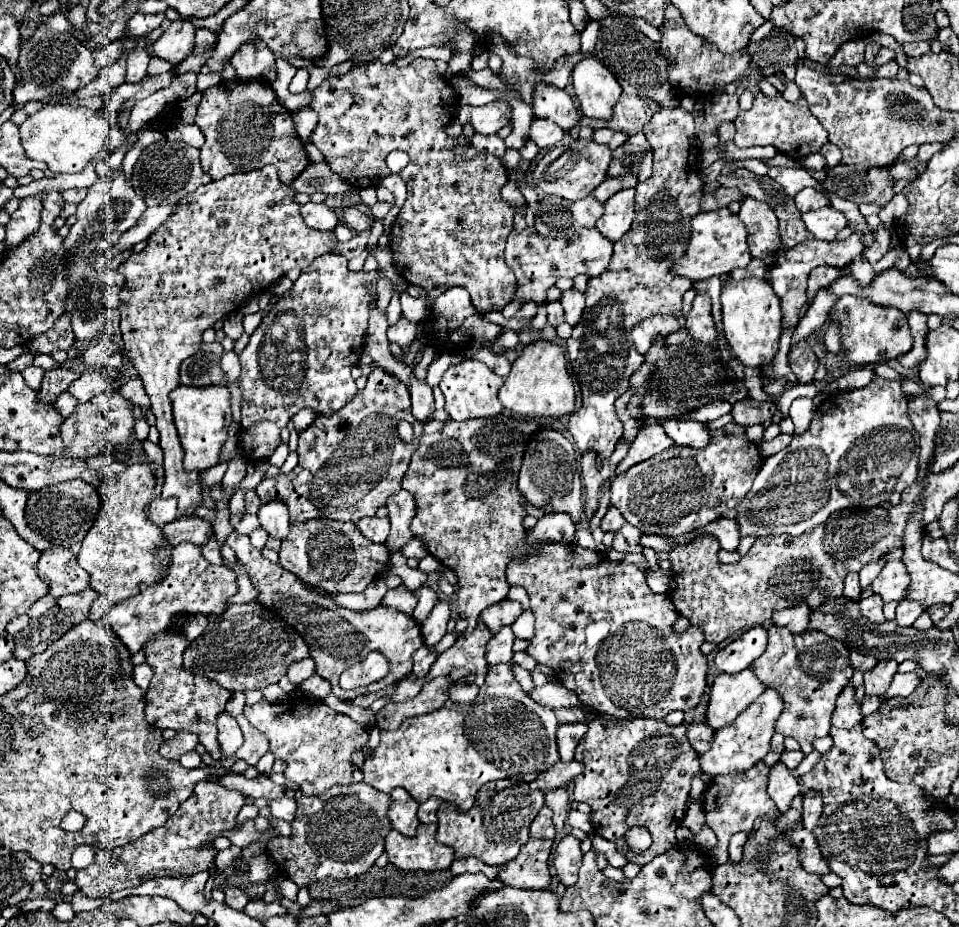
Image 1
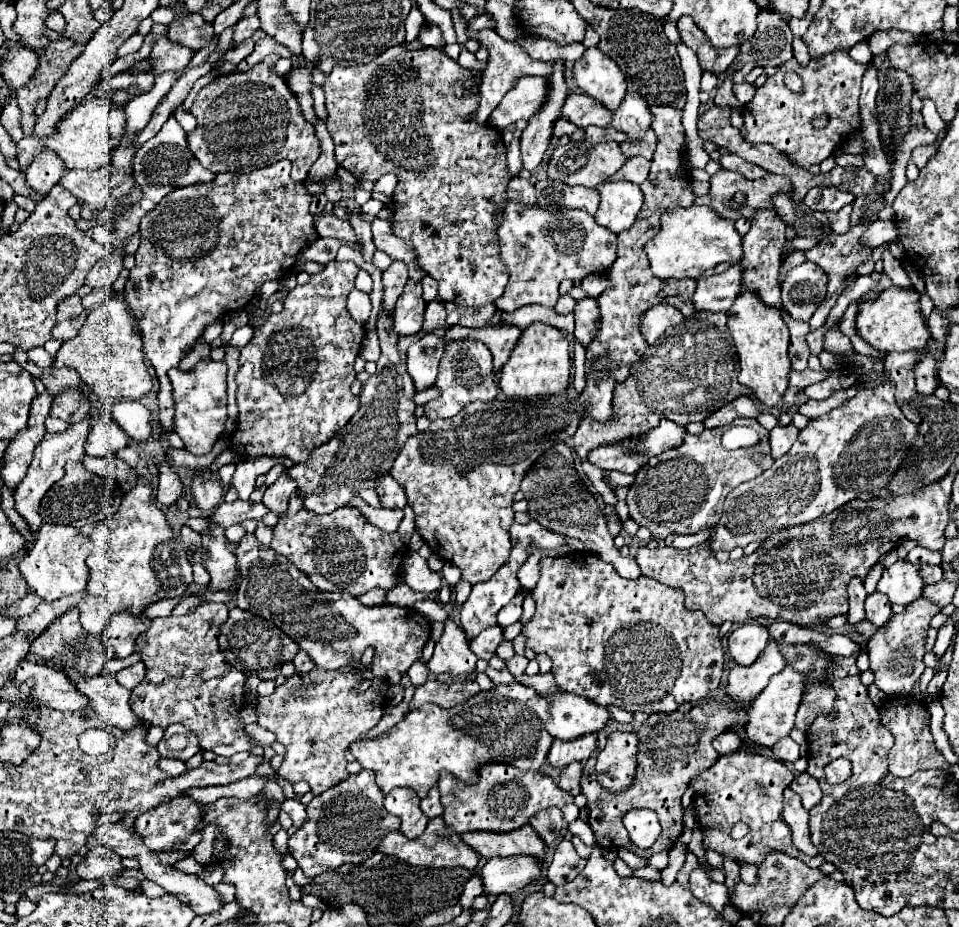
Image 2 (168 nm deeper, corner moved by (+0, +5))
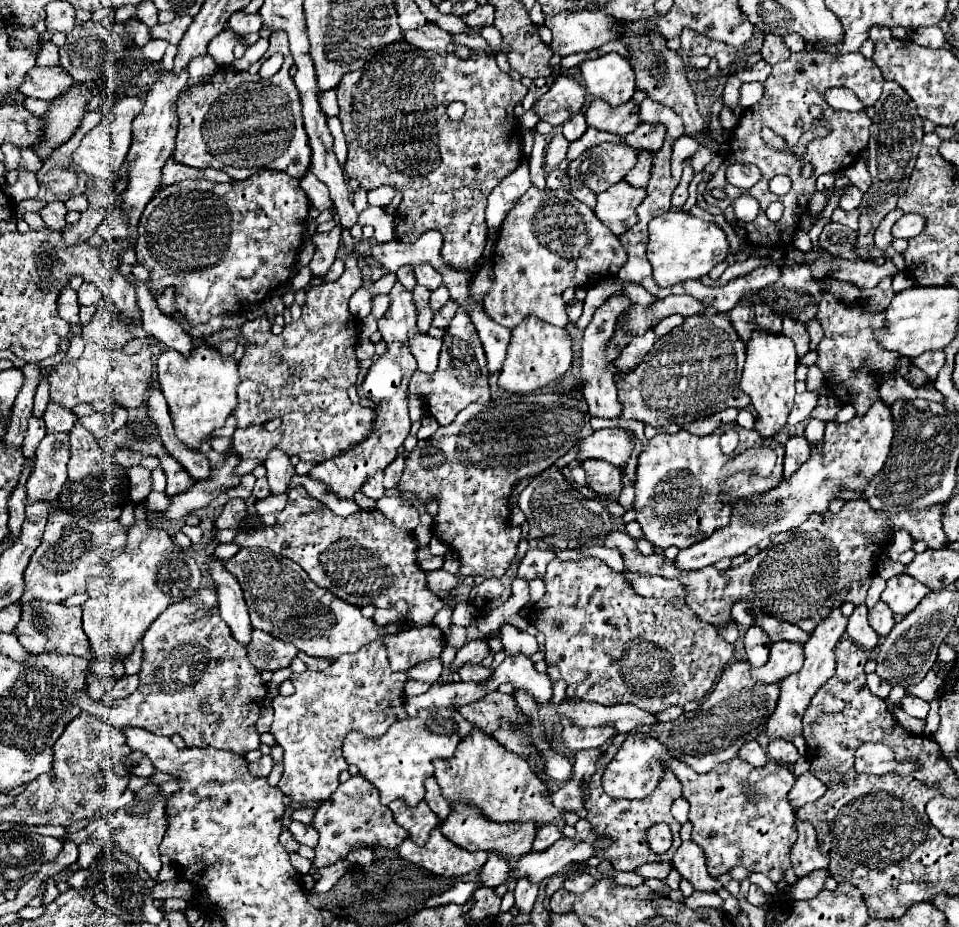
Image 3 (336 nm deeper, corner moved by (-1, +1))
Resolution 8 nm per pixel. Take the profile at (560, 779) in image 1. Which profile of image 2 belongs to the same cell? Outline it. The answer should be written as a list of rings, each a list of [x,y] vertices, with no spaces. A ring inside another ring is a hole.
[[[587,734],[585,738],[575,738],[573,742],[553,740],[551,750],[547,754],[547,764],[563,770],[573,762],[585,762],[595,748],[597,748],[597,736],[595,734]]]

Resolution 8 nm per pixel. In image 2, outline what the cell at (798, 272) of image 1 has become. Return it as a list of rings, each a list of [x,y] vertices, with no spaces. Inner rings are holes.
[[[875,220],[869,228],[861,234],[861,246],[877,248],[889,240],[897,238],[897,224],[893,220]]]

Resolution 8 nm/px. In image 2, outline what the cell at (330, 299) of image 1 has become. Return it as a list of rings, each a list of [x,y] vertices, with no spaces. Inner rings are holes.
[[[329,262],[319,274],[311,274],[311,280],[303,286],[295,286],[279,314],[271,314],[267,320],[253,318],[251,324],[259,324],[255,336],[241,348],[237,380],[237,428],[231,436],[231,450],[239,456],[289,456],[293,462],[305,462],[311,450],[327,442],[337,430],[341,430],[349,418],[357,412],[359,402],[351,394],[351,382],[355,380],[353,362],[359,356],[361,342],[365,338],[365,326],[355,322],[345,308],[347,294],[355,288],[355,276],[359,268],[353,262]]]

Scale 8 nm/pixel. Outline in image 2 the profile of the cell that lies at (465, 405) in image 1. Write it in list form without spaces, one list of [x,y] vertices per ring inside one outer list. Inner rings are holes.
[[[471,340],[447,342],[445,354],[439,364],[439,374],[437,374],[435,386],[441,388],[441,396],[437,400],[431,400],[425,404],[425,416],[433,418],[433,420],[451,418],[471,402],[495,400],[499,388],[495,382],[493,356],[491,356],[489,348],[483,342],[471,342]]]

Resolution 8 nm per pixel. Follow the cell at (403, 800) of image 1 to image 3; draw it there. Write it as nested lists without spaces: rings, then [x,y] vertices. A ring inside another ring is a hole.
[[[394,800],[388,806],[394,814],[394,820],[398,826],[410,832],[410,840],[418,846],[424,846],[430,838],[430,832],[438,826],[438,816],[428,808],[428,804],[422,800],[418,806],[410,808],[402,800]]]

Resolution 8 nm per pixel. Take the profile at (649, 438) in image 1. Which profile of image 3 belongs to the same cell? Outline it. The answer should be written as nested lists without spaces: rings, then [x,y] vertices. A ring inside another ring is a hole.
[[[586,460],[582,462],[582,468],[586,470],[586,484],[592,492],[600,494],[614,494],[616,498],[622,492],[622,476],[620,470],[610,466],[608,462],[598,460]]]

